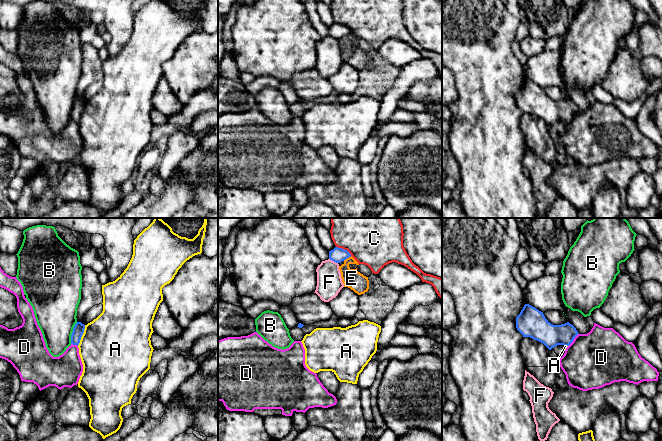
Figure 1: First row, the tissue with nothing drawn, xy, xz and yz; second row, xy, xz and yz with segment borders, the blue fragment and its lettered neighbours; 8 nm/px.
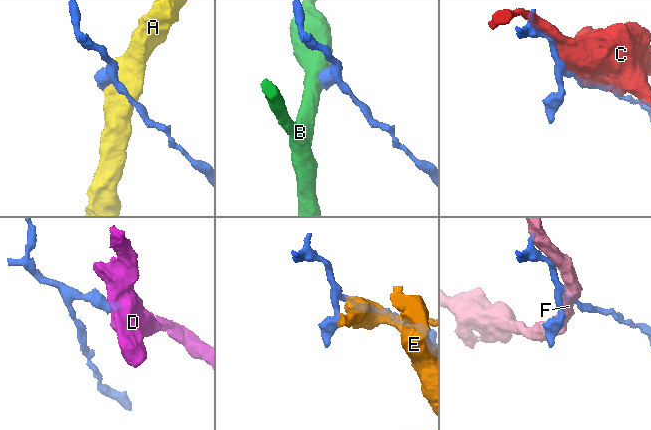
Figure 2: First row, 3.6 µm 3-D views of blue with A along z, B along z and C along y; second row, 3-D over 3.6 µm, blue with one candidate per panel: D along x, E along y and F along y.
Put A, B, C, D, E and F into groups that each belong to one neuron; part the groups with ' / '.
A / B / C / D / E / F

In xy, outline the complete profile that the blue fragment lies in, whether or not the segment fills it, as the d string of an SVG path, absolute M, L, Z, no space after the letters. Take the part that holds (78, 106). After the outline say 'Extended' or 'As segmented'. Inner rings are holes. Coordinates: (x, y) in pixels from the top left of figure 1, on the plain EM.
M77 98L73 104L73 108L71 111L71 120L79 121L81 113L84 109L85 101L81 98Z. As segmented

